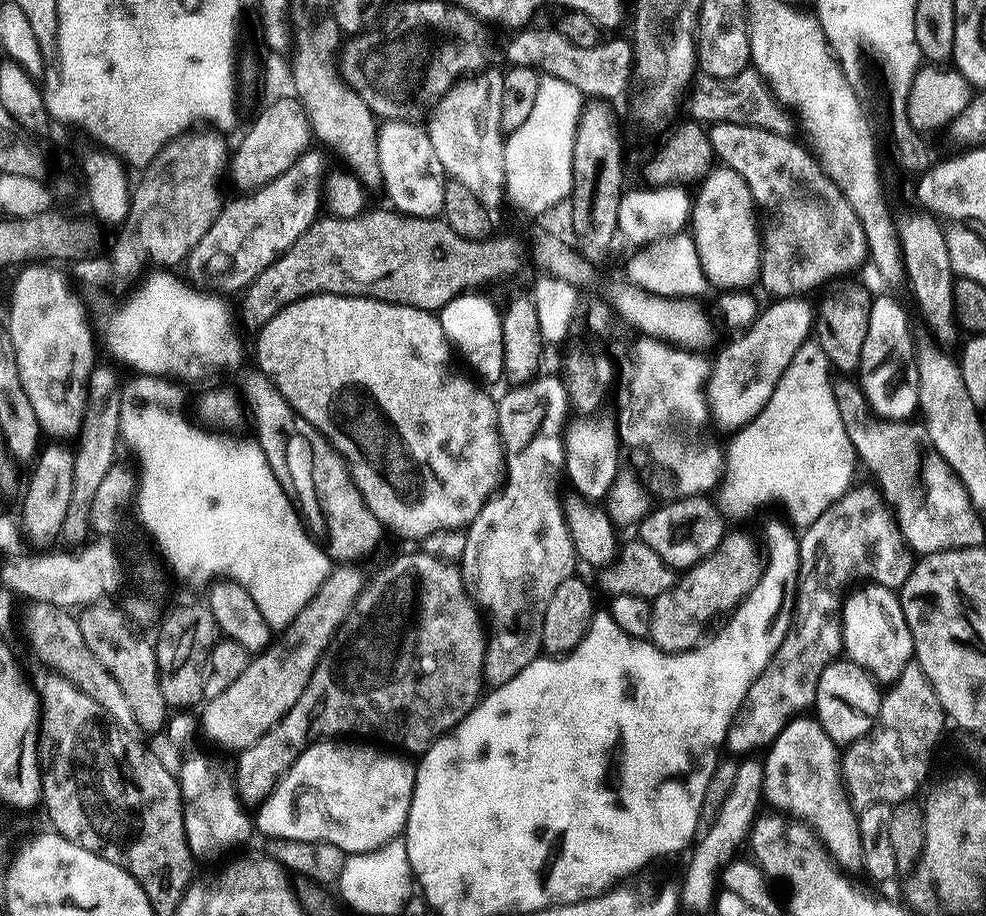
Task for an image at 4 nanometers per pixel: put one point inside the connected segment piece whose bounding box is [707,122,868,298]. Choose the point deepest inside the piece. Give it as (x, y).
(812, 233)

